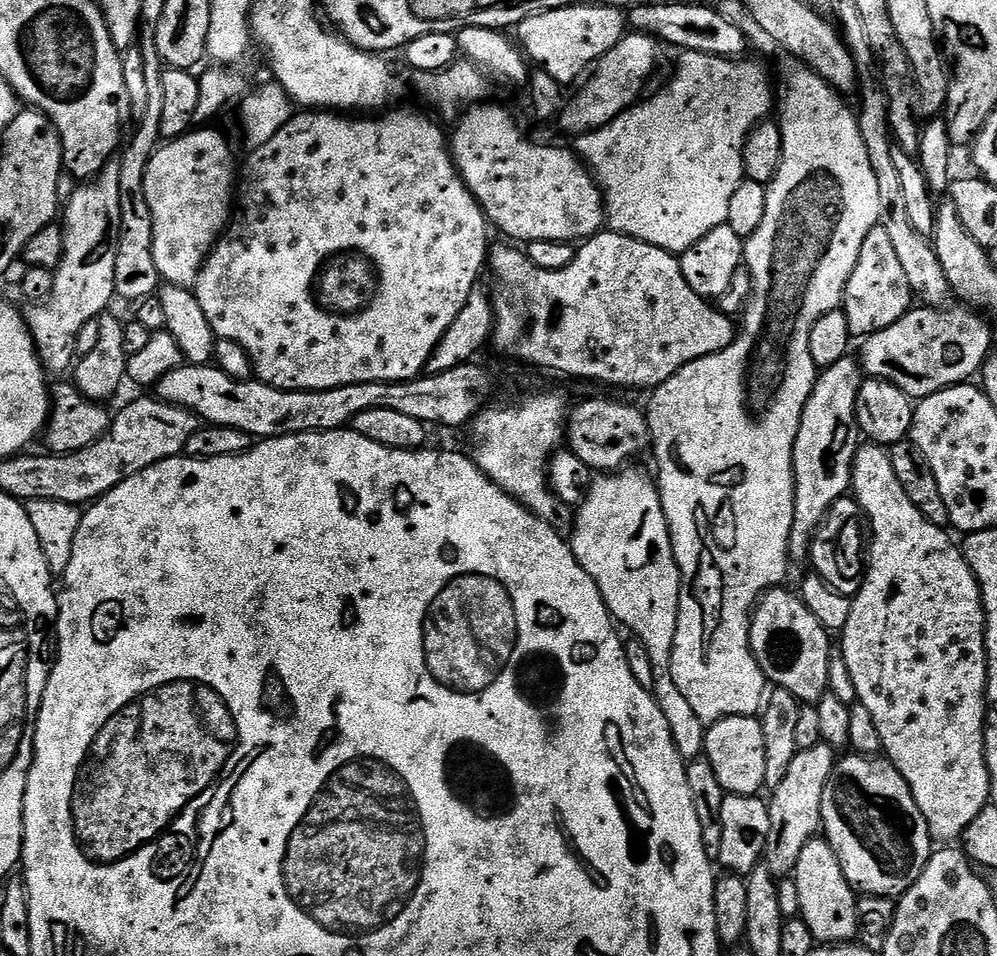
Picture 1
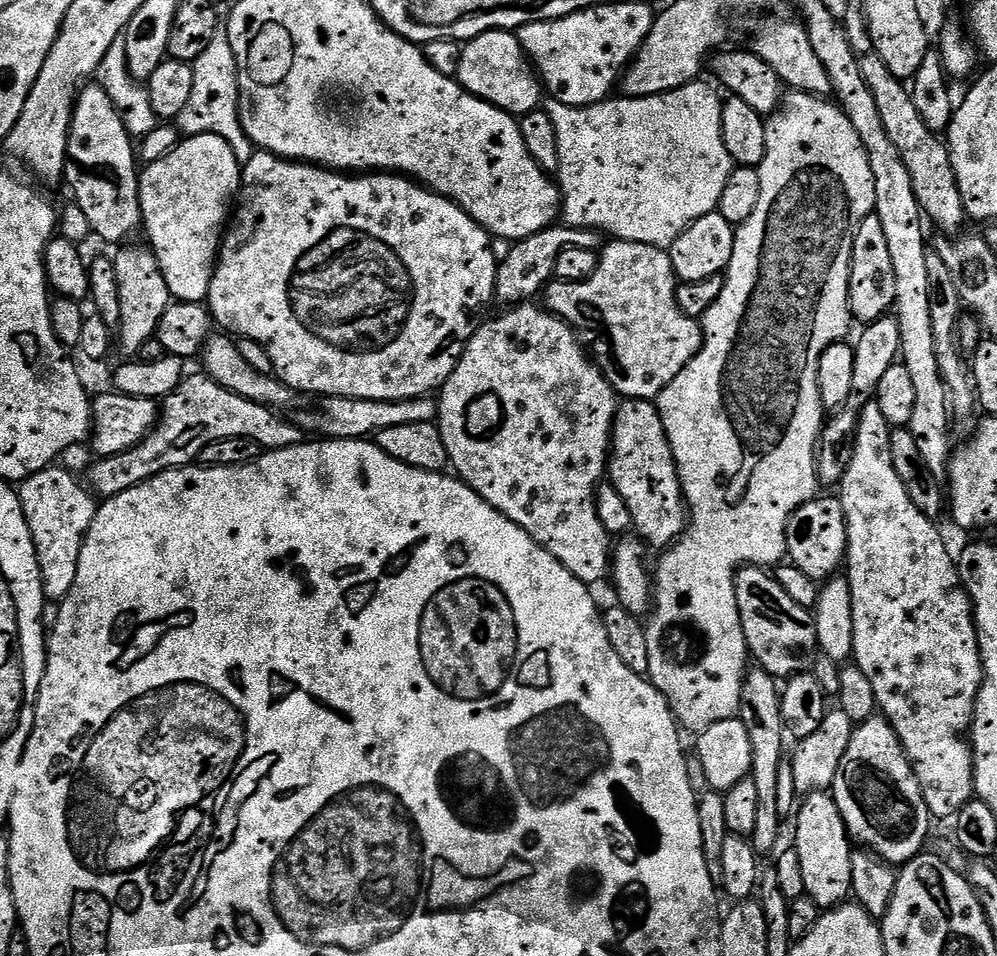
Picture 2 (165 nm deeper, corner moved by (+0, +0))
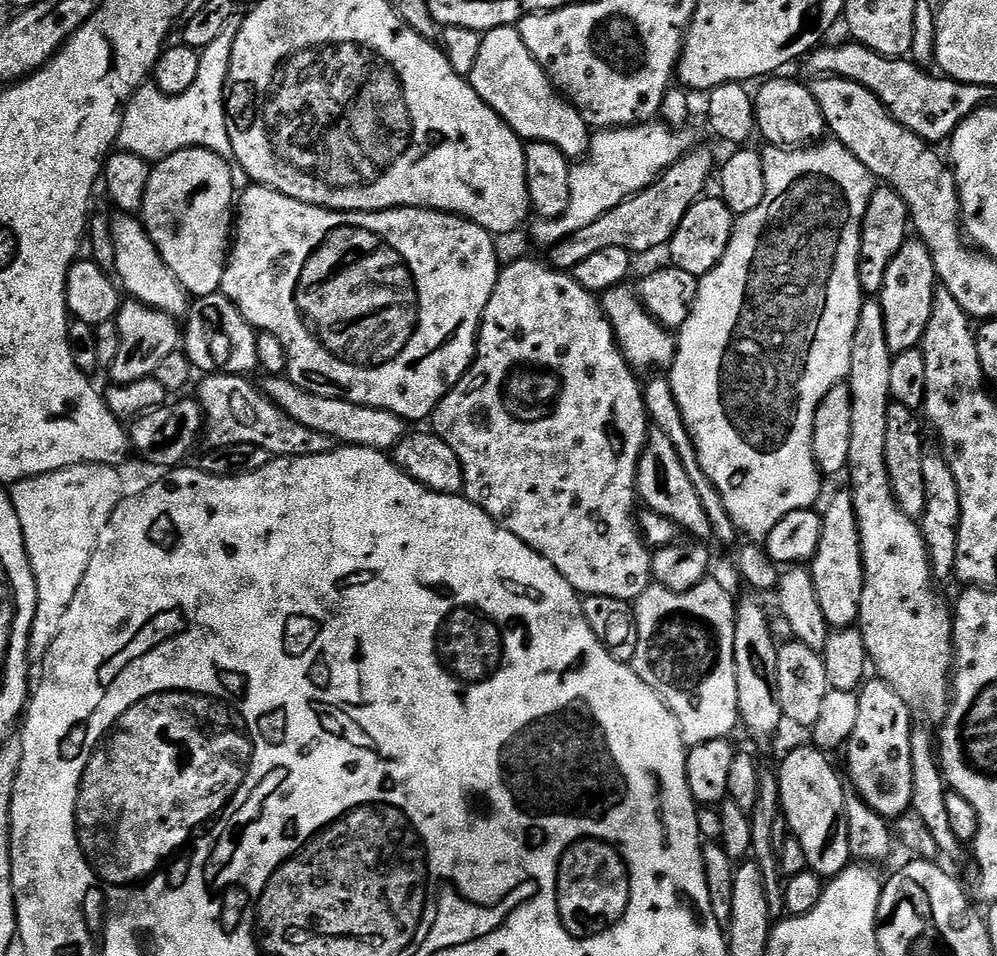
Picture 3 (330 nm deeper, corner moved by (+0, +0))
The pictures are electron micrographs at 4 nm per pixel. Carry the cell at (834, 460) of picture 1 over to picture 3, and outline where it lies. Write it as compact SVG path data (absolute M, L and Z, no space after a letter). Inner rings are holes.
M918 238L905 240L898 254L894 254L894 262L890 262L886 282L882 282L882 290L878 294L882 314L886 318L886 346L890 346L893 354L921 347L926 326L930 326L937 287L934 258L930 258L930 250L926 250Z

